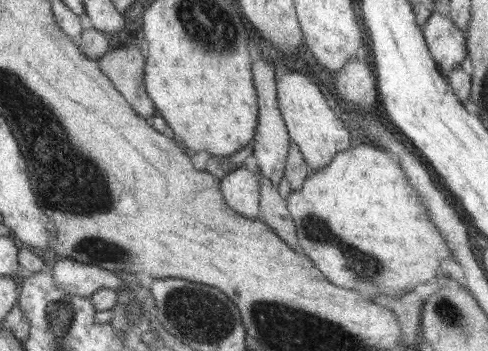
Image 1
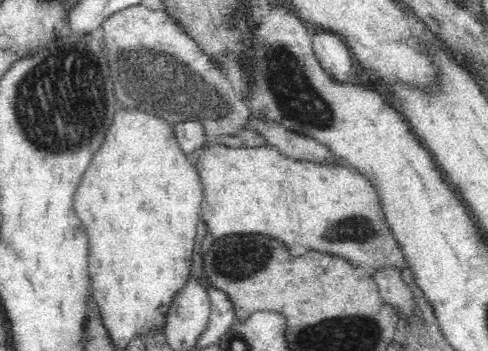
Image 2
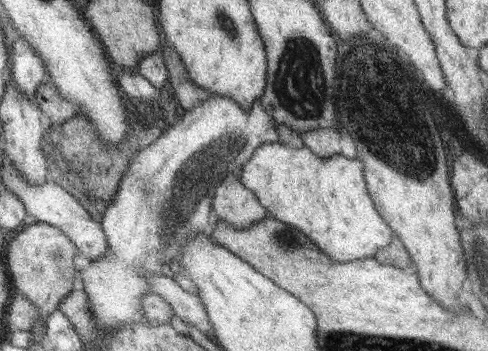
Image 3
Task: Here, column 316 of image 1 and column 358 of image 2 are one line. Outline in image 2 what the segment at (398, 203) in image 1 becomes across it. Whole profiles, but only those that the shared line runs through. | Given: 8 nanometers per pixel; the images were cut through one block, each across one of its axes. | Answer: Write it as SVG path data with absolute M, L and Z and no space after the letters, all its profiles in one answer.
M206 144L196 162L204 184L200 220L216 240L238 234L268 234L284 240L292 254L310 250L346 256L360 268L406 268L404 252L386 220L374 184L356 168L318 166L282 154L278 146Z

